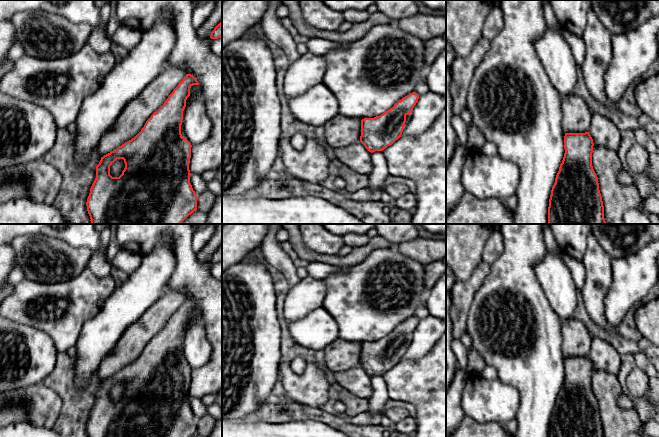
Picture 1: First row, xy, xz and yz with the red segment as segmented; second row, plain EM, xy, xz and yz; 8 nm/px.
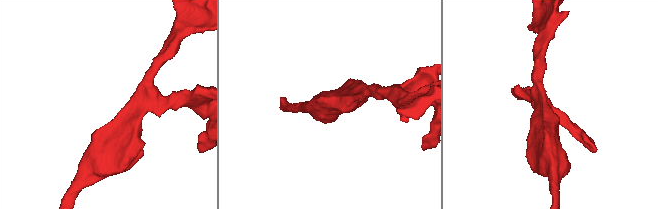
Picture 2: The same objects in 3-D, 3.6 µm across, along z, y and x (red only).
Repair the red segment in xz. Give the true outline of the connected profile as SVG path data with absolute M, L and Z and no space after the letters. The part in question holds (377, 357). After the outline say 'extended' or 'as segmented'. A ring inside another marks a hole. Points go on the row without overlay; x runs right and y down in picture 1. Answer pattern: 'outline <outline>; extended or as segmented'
outline M412 316L394 328L392 332L374 342L347 342L341 339L324 348L324 366L332 372L347 371L361 366L373 377L383 375L398 364L419 319Z; extended

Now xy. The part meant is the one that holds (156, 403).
outline M168 289L123 332L97 370L101 384L86 426L88 437L193 437L197 433L197 419L190 407L192 369L181 358L183 335L193 309L199 309L197 303L187 298L182 290ZM117 383L124 384L125 392L119 401L112 401L110 390Z; extended

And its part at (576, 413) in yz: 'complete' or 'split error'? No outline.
split error

